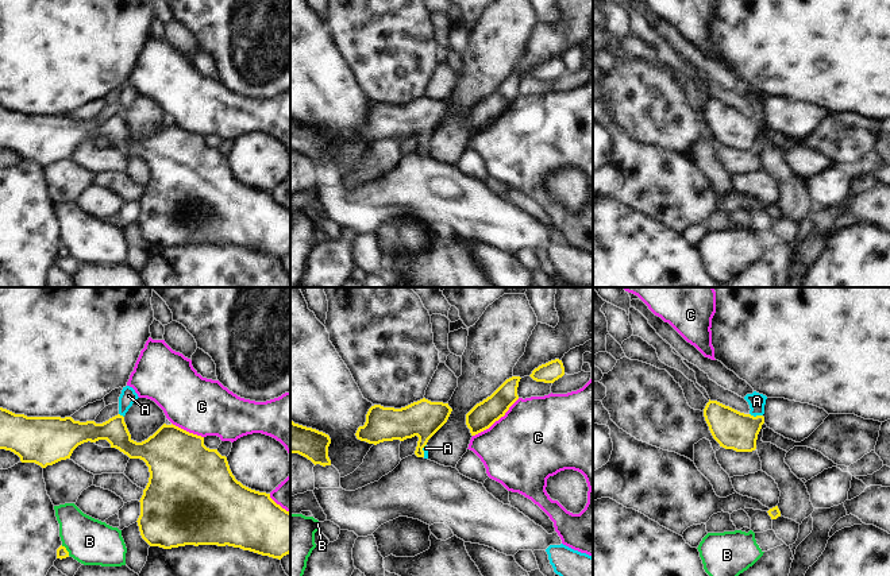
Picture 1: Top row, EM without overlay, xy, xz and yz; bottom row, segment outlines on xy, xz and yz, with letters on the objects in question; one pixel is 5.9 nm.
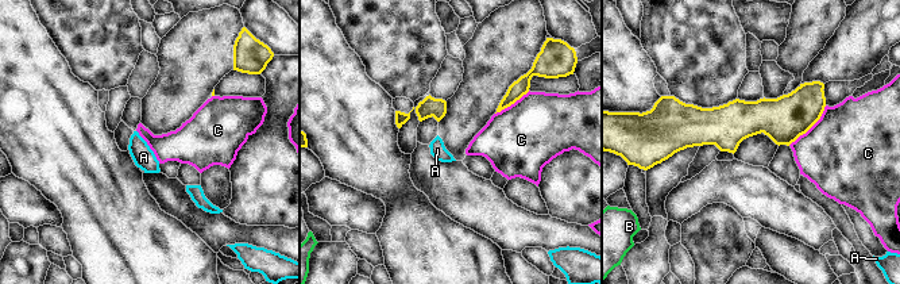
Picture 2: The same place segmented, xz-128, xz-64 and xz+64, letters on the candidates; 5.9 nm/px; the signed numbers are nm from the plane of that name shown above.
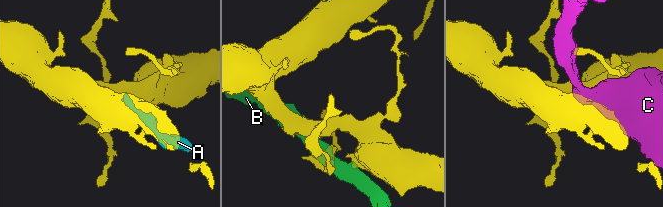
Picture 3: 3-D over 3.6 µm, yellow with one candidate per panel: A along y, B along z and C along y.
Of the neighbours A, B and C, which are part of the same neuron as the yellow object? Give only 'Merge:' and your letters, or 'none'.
Merge: A

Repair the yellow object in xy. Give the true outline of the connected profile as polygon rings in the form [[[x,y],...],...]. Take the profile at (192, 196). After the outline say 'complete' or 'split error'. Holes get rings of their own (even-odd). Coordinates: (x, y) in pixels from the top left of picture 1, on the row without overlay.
[[[123,85],[119,94],[119,112],[103,121],[96,121],[95,119],[80,120],[72,115],[27,115],[0,105],[0,147],[14,150],[20,155],[22,161],[35,161],[46,166],[61,158],[70,156],[73,148],[84,140],[107,138],[111,146],[119,147],[130,156],[140,156],[149,165],[150,175],[139,198],[140,213],[136,220],[142,236],[150,244],[172,247],[185,243],[228,243],[278,258],[289,252],[290,210],[277,202],[270,196],[270,192],[251,188],[238,179],[230,167],[227,155],[221,154],[217,147],[207,146],[204,135],[189,131],[173,121],[163,121],[153,134],[142,140],[131,136],[124,113],[138,96],[132,85]]] | split error

